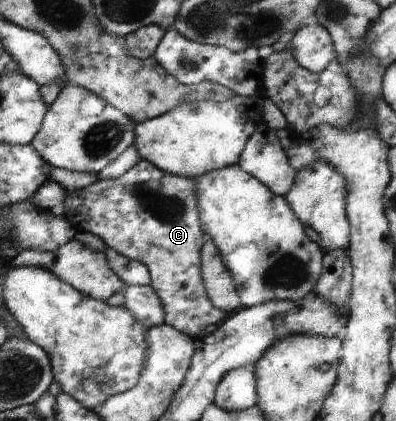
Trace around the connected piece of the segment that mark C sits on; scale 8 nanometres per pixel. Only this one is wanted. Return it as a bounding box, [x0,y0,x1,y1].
[64,159,228,339]

